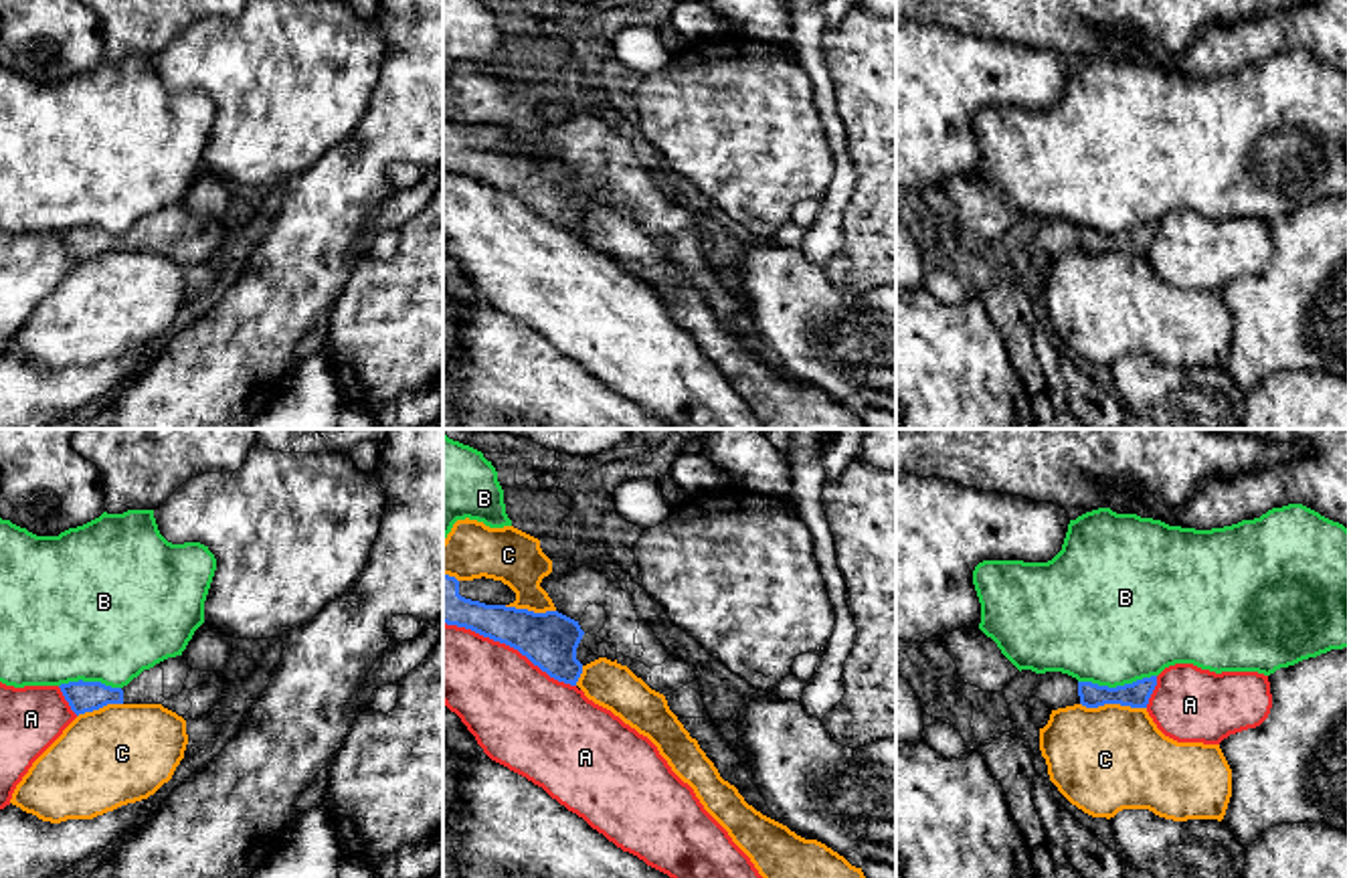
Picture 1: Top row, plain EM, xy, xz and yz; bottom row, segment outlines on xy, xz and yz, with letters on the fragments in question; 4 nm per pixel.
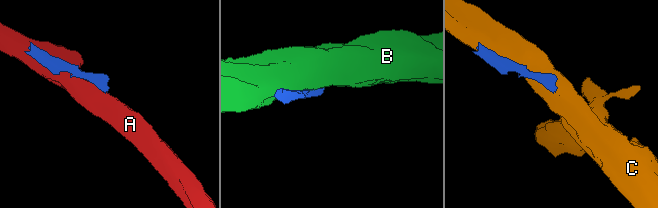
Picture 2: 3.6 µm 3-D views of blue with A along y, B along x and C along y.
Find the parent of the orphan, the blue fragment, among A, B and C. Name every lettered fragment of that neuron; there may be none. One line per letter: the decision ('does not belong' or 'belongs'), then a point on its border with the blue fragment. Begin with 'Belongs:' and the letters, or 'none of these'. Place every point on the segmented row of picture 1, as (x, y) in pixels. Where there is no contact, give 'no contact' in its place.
Belongs: none of these
A: does not belong; meets blue in xz at (510, 646)
B: does not belong; meets blue in yz at (1117, 686)
C: does not belong; meets blue in yz at (1113, 703)

